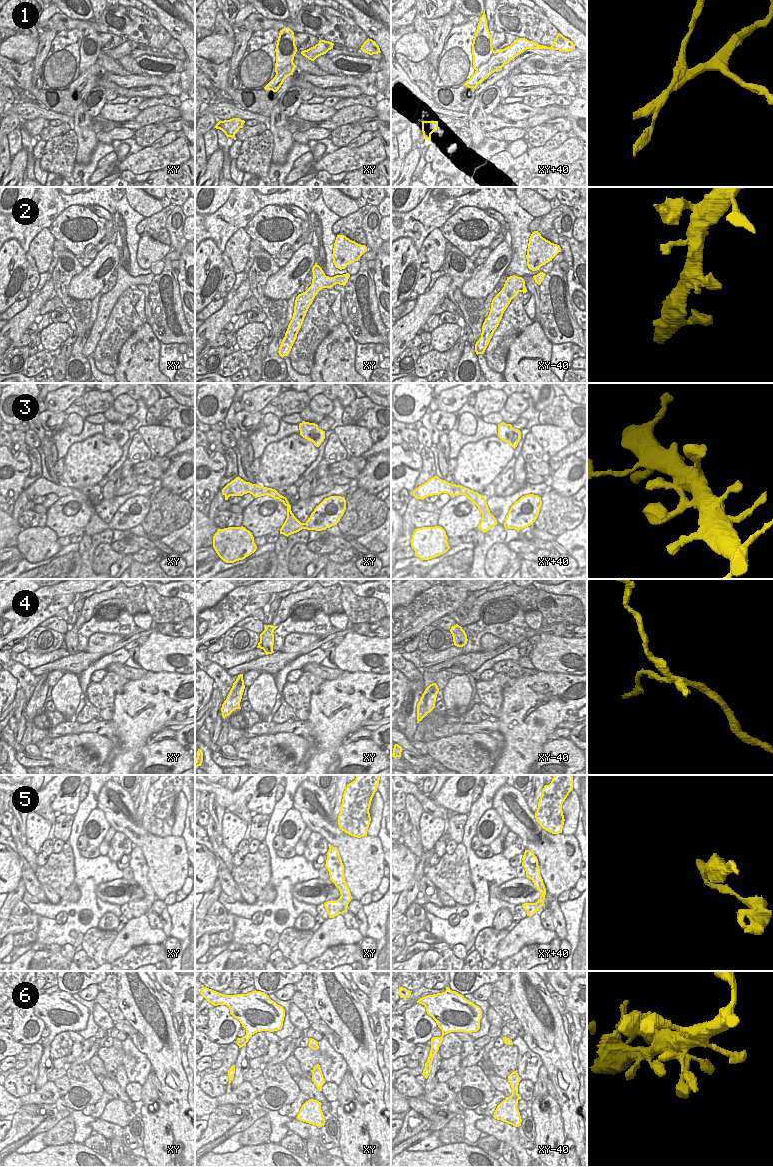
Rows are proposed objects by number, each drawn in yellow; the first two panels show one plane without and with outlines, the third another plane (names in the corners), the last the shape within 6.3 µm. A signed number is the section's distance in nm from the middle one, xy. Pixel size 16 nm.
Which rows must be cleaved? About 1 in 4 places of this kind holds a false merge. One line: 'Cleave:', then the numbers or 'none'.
Cleave: 1, 4, 5

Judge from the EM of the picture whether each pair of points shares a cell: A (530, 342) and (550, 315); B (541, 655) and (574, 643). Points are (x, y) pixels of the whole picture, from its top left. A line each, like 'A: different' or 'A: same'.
A: different
B: same

